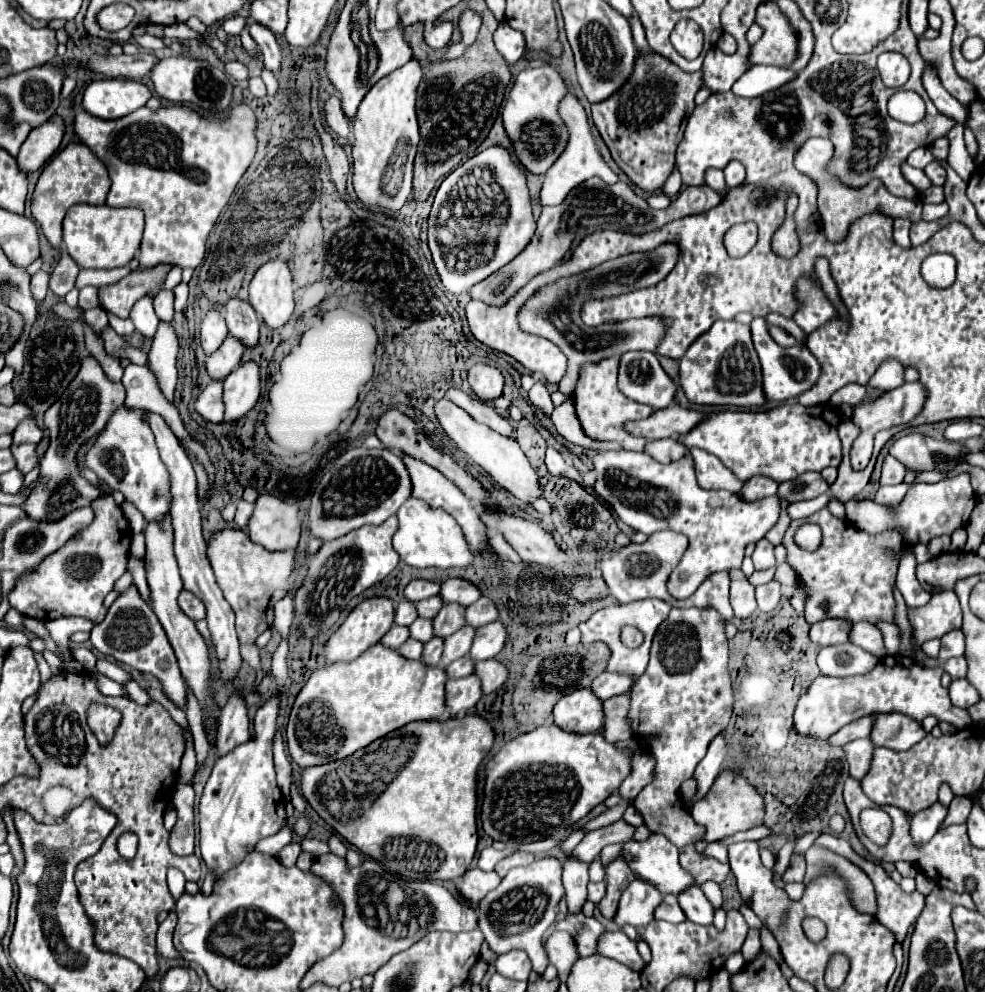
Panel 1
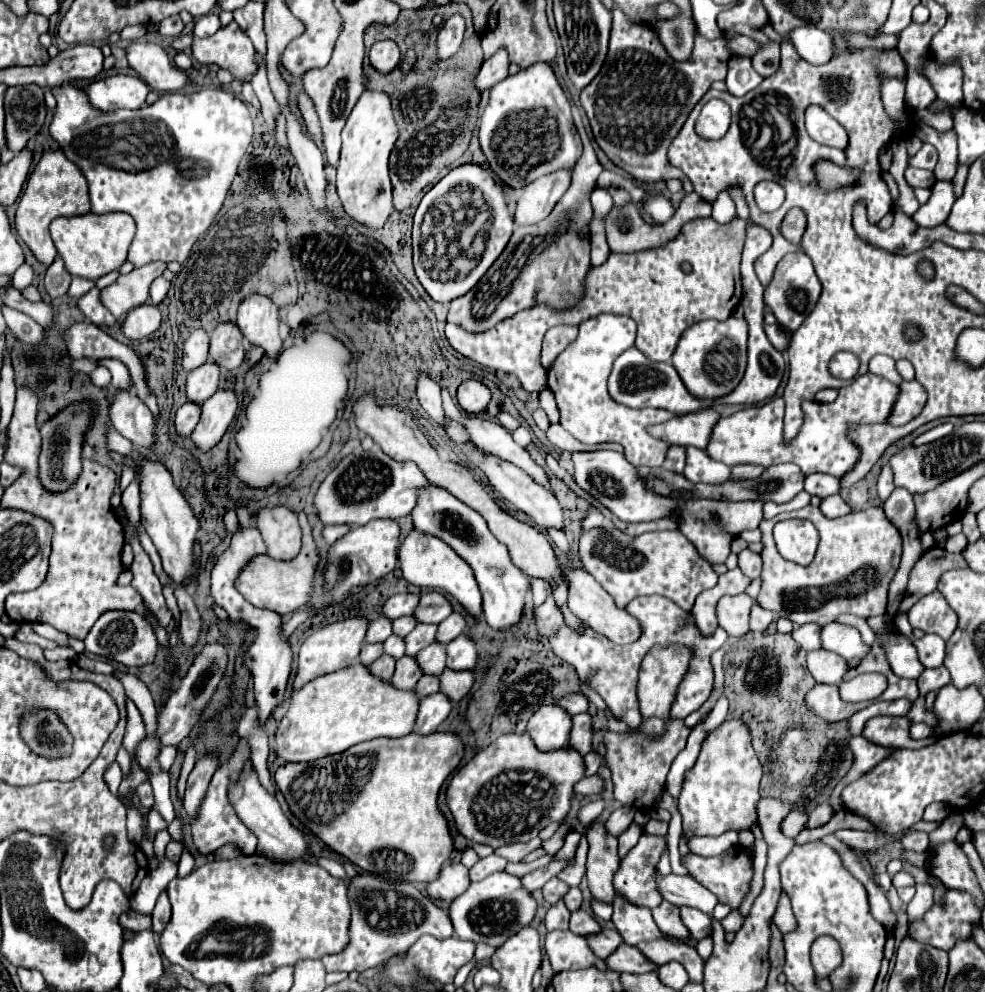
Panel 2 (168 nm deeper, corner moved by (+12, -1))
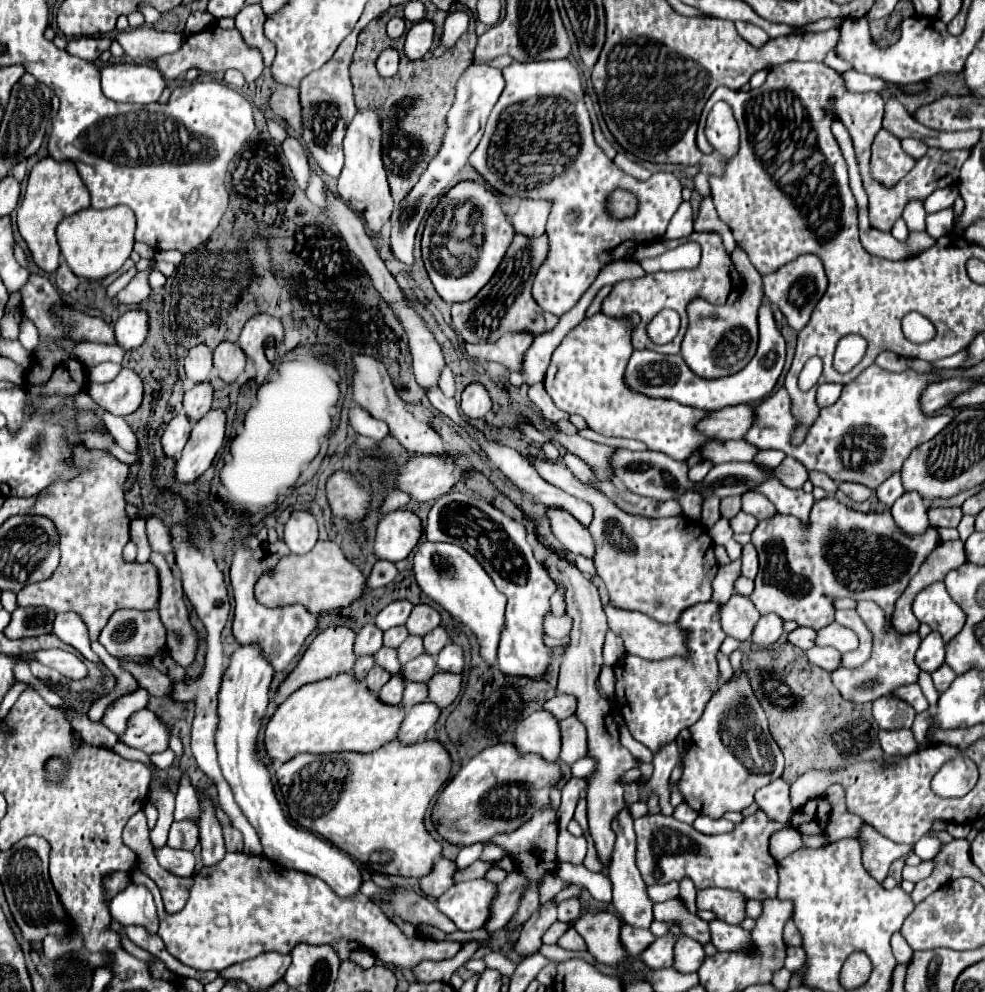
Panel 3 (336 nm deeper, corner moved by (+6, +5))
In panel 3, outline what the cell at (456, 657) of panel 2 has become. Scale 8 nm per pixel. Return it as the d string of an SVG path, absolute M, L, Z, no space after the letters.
M450 641L450 643L438 653L438 669L440 669L440 671L462 673L462 669L464 669L464 651L462 651L462 647Z

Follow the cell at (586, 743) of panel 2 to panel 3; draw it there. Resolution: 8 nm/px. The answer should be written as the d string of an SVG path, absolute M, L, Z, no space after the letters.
M572 715L570 719L560 721L560 729L562 729L560 761L572 765L574 761L586 757L586 727L578 723L578 717Z

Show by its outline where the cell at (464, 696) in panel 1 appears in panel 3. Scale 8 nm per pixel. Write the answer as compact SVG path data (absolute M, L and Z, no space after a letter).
M430 701L410 707L410 711L406 713L406 719L398 731L398 739L406 745L424 741L428 729L438 721L440 713L442 713L442 709Z

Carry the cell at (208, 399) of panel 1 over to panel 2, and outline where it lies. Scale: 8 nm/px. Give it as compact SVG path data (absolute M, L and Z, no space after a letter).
M184 403L176 411L176 419L174 419L176 433L180 437L188 437L198 421L200 421L200 405L188 405L188 403Z

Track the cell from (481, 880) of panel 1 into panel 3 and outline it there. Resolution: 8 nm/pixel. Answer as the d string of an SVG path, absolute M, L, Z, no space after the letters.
M438 857L432 873L420 879L420 887L424 895L438 899L442 893L446 893L454 885L454 871L458 871L458 865L454 861L446 857Z

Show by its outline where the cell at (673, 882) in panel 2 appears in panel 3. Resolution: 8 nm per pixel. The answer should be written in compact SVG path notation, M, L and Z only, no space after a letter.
M702 889L696 893L698 911L712 909L718 919L732 925L738 925L744 919L744 903L744 895L728 889Z

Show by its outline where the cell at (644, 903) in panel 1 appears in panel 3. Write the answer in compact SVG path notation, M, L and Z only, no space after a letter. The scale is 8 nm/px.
M758 811L752 817L746 817L732 833L726 835L702 835L698 833L692 825L680 823L674 817L664 817L664 815L646 815L634 821L634 831L638 837L638 847L636 847L636 865L642 873L642 879L646 885L656 885L656 883L670 883L670 881L680 881L682 877L690 877L696 885L696 889L706 889L706 887L722 887L730 891L738 891L746 895L746 899L758 899L764 901L768 897L776 897L778 889L778 873L776 873L776 861L768 851L768 839L774 831L782 829L782 825L770 821L764 811Z

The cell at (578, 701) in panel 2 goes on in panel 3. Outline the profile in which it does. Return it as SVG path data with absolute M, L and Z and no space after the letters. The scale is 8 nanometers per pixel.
M558 693L556 697L552 697L550 701L544 703L544 709L550 711L558 719L566 719L566 717L574 715L574 707L576 707L574 695L562 695L562 693Z

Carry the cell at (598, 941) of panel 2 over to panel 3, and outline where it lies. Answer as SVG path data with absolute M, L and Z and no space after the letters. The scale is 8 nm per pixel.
M622 925L620 929L620 943L628 955L638 955L654 941L654 935L646 929L636 929L630 925Z

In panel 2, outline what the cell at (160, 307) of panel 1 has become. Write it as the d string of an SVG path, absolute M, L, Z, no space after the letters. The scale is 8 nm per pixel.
M142 305L132 309L122 321L120 329L128 341L140 341L160 327L160 311L154 305Z

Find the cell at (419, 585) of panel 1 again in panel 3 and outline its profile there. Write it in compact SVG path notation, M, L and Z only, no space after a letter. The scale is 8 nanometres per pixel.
M398 599L398 601L392 601L390 605L386 605L374 619L374 623L386 631L390 627L396 627L396 625L402 625L406 623L406 619L410 617L410 611L412 611L412 603L406 601L406 599Z

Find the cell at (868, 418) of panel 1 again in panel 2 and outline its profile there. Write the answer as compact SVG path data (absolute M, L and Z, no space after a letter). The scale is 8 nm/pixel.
M904 381L900 389L902 391L896 401L896 409L892 411L892 417L888 419L888 423L892 425L906 425L916 415L920 415L926 403L926 389L918 381Z

